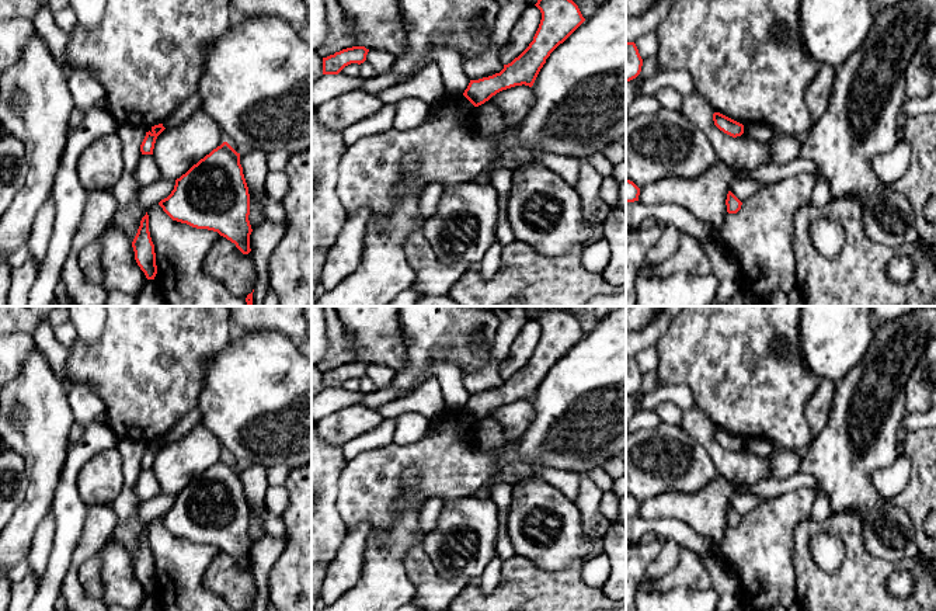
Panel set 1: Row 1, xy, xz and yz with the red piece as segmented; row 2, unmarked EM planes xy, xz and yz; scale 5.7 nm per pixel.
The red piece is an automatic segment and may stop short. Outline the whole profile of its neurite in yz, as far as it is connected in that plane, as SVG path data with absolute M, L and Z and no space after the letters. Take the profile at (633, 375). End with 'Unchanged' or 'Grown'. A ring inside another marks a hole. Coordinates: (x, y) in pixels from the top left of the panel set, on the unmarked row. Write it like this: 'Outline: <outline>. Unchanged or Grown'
Outline: M626 357L626 396L636 393L643 381L643 374L634 357Z. Unchanged

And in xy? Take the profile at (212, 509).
Outline: M227 456L177 493L171 508L159 520L173 535L218 546L243 569L251 566L248 501L240 468Z. Unchanged

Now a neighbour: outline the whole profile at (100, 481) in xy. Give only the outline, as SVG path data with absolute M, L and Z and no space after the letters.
M116 448L95 454L79 471L77 492L87 506L111 506L122 489L122 456Z

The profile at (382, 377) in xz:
M370 364L366 369L366 376L377 386L385 389L392 385L396 371L390 367Z

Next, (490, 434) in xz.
M490 416L477 421L476 426L477 442L487 448L502 449L505 437L501 426Z

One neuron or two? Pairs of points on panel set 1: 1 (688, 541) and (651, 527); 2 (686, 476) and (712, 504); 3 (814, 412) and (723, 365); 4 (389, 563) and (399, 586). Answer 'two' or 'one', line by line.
1: one
2: two
3: two
4: one

